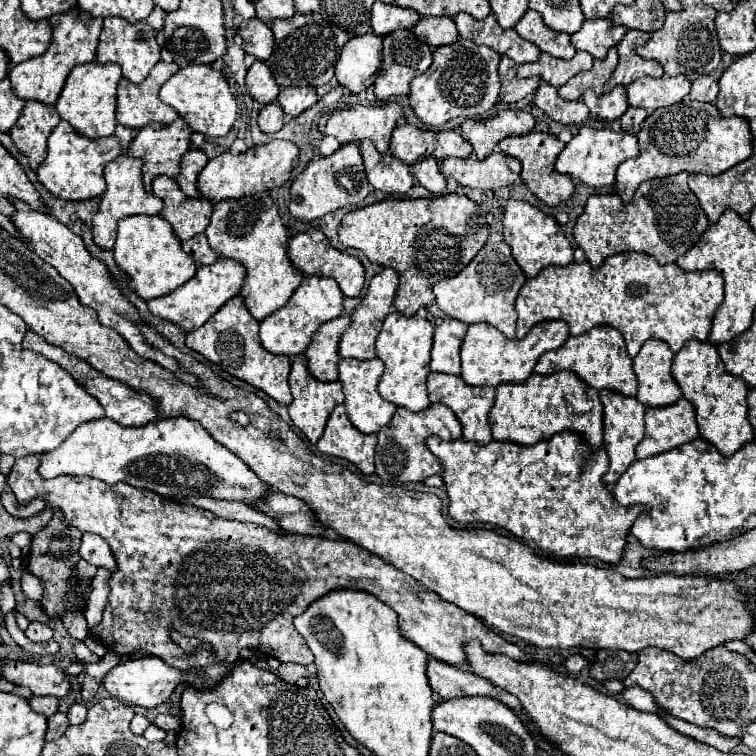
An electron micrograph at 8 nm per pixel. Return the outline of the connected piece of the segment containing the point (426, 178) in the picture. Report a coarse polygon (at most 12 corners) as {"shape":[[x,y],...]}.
{"shape":[[434,158],[412,166],[416,182],[432,194],[442,194],[446,178]]}

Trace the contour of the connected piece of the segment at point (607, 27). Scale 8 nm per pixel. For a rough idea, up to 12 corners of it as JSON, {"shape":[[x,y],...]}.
{"shape":[[586,20],[572,46],[602,60],[628,28]]}

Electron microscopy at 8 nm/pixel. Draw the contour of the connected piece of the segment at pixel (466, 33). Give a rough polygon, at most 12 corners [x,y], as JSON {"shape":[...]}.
{"shape":[[458,14],[462,38],[490,46],[516,64],[536,62],[540,50],[514,28],[500,28],[492,14],[474,20]]}

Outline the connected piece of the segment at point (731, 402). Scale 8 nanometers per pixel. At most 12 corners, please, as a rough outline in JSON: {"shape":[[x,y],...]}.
{"shape":[[686,342],[672,376],[700,436],[732,456],[754,440],[748,386],[716,346]]}

